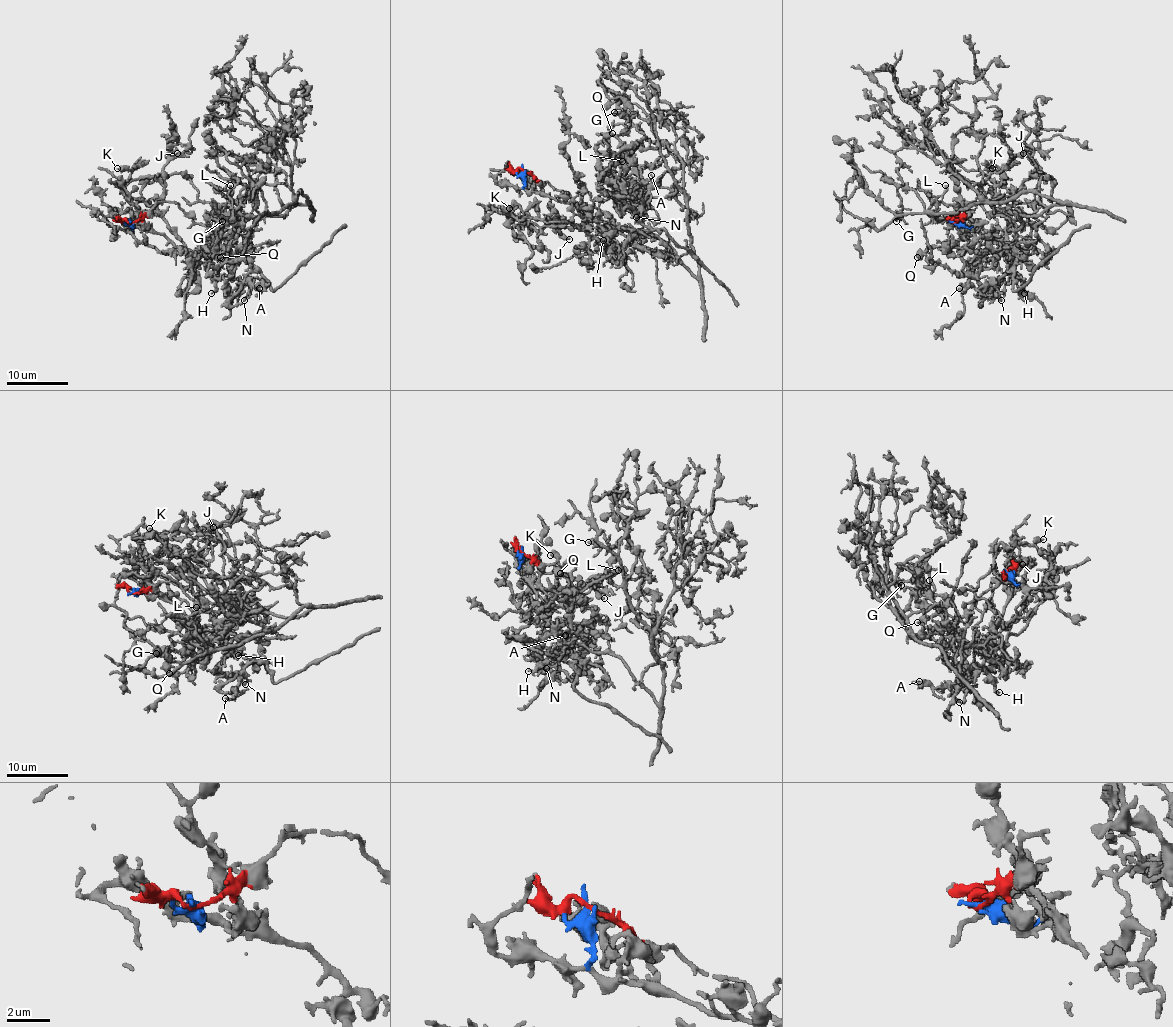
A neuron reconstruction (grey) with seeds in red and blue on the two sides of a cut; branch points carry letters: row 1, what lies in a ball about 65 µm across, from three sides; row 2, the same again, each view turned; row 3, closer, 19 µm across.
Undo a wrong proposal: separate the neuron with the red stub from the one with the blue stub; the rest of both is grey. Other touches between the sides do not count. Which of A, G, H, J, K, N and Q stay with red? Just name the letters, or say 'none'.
G

